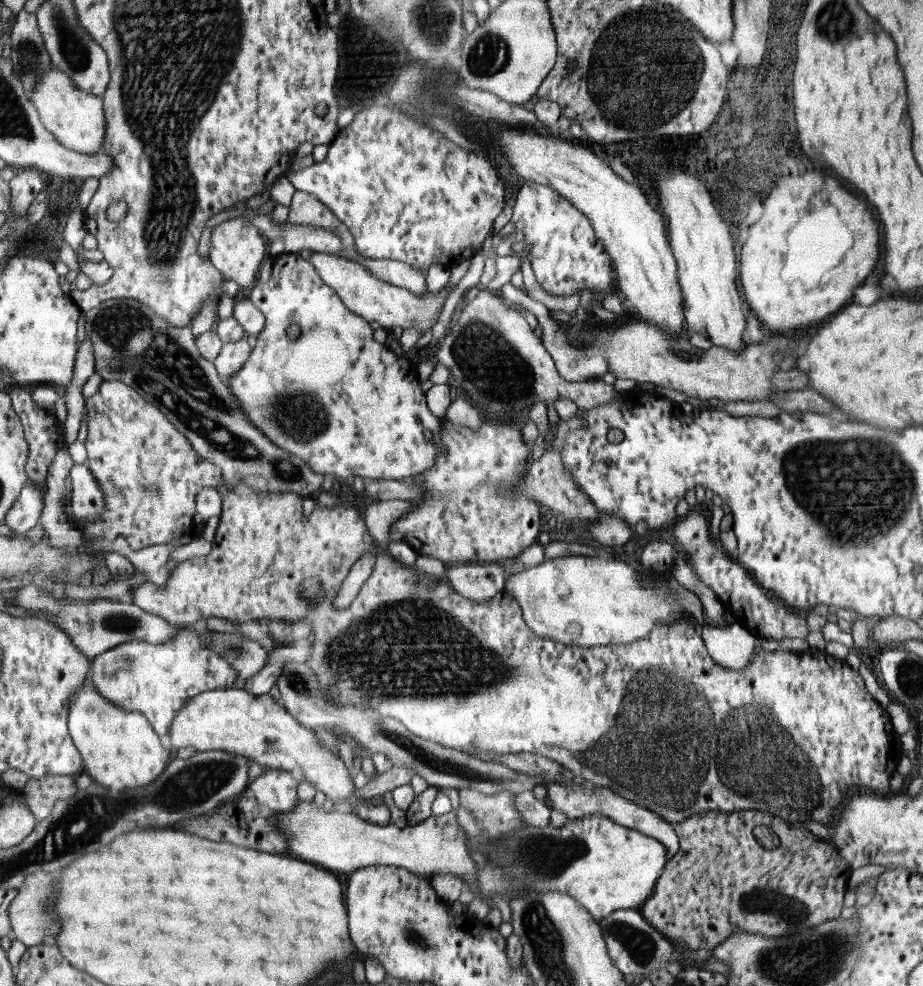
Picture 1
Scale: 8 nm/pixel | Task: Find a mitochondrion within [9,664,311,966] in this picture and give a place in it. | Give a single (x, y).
(38, 906)

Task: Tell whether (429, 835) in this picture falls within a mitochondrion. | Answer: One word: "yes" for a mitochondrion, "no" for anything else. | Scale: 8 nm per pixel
no

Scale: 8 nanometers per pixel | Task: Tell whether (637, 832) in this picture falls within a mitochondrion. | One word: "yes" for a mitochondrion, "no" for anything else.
no

